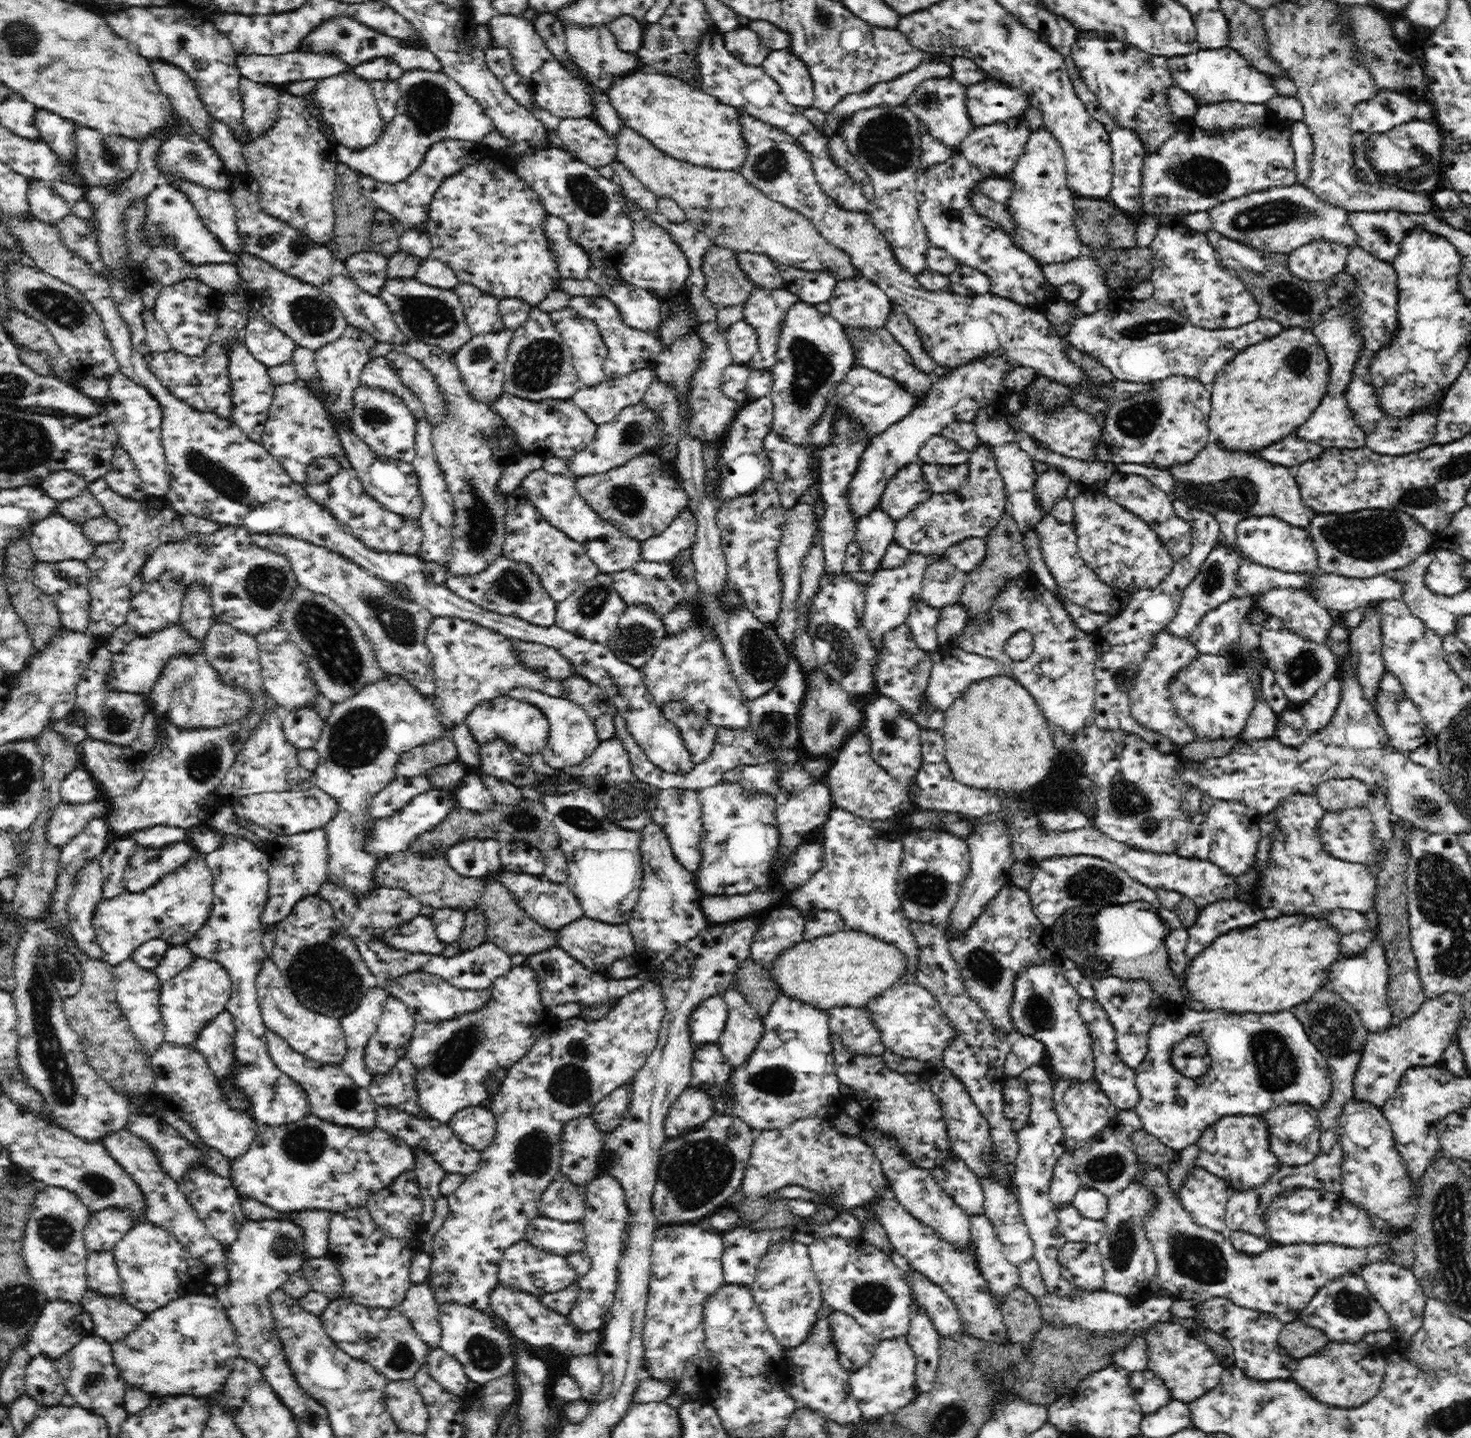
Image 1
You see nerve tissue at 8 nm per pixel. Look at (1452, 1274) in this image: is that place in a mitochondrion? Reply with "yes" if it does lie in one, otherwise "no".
yes

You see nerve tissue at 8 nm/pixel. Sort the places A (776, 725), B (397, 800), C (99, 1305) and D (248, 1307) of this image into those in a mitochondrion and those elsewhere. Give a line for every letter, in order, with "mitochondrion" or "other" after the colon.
A: mitochondrion
B: other
C: other
D: other

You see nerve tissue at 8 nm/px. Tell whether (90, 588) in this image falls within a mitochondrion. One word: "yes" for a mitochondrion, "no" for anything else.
no

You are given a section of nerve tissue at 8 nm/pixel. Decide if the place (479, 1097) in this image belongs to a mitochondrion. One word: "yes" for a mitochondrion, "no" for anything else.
no

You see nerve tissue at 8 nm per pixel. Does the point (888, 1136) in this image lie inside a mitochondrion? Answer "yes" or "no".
no

